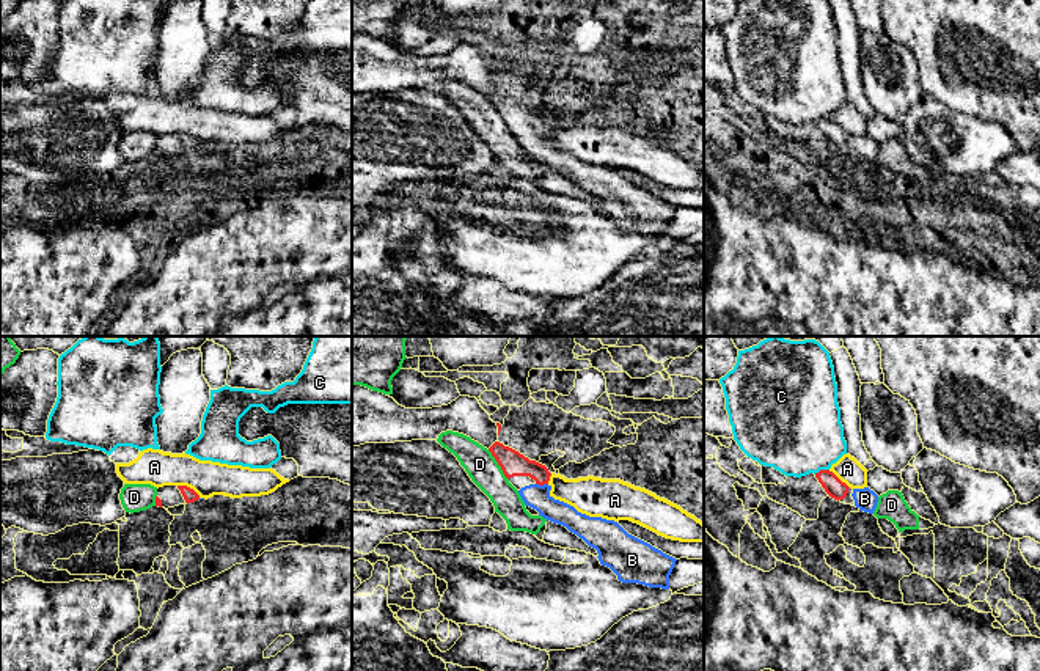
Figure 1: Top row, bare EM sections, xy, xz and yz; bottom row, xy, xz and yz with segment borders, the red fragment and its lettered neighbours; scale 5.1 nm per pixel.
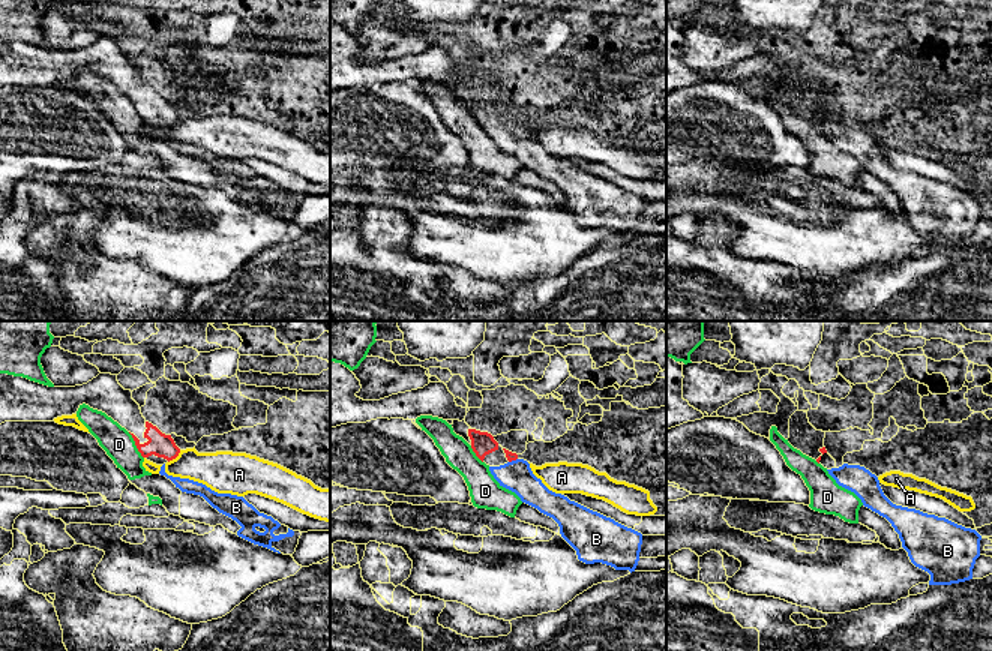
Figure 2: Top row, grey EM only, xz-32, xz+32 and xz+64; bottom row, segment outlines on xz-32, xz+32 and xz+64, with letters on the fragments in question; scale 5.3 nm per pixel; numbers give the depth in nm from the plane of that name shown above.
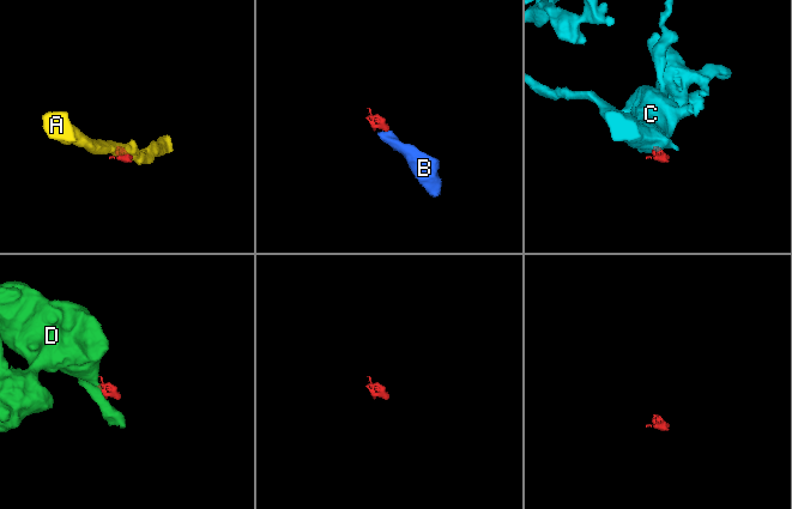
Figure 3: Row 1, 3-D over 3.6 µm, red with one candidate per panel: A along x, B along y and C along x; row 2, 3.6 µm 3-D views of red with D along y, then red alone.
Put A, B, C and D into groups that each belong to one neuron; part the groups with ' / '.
A / B / C / D

